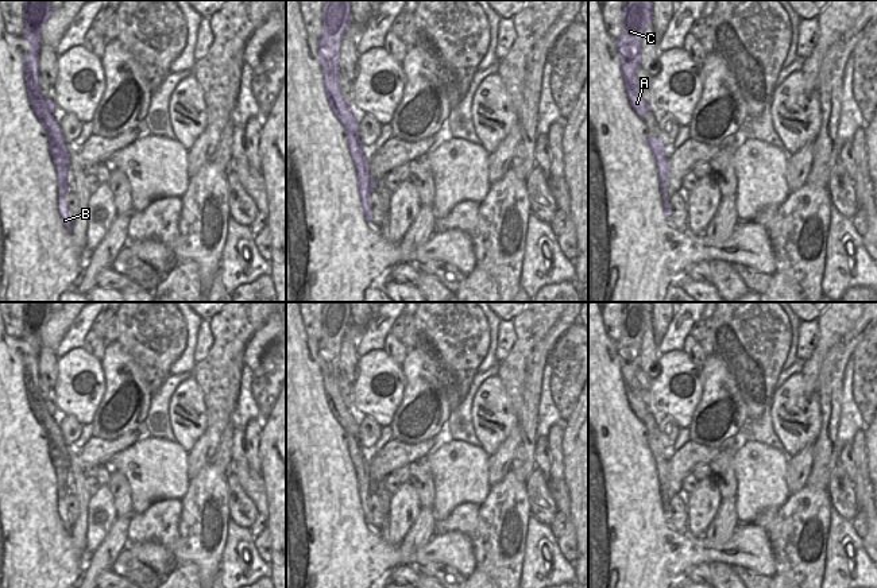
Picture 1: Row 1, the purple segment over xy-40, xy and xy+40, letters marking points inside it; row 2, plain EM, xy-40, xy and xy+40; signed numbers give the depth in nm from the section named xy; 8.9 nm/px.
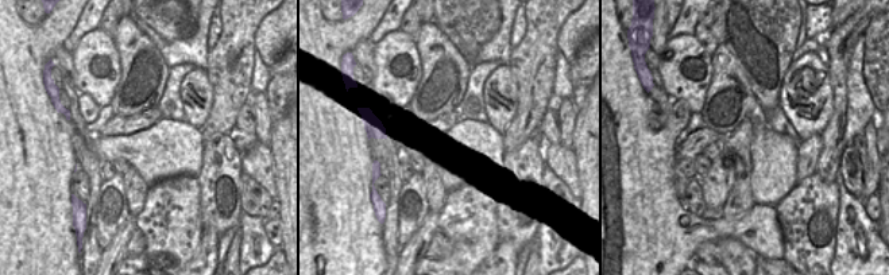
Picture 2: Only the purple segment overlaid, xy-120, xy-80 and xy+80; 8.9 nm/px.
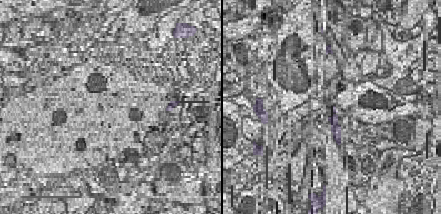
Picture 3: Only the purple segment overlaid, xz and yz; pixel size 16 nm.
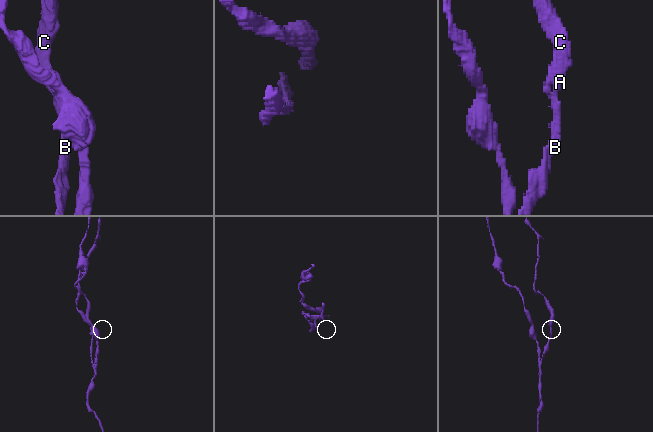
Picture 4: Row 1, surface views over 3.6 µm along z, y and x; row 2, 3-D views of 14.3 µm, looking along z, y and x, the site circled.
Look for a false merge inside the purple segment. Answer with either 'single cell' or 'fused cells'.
fused cells

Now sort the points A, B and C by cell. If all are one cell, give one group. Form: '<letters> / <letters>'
A C / B

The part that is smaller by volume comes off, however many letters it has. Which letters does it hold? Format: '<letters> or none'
A, C

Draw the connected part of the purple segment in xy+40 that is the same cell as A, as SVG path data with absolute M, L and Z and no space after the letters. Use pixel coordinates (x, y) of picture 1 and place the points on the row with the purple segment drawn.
M622 0L622 34L615 40L627 100L640 119L653 111L641 97L637 70L641 67L641 43L646 26L653 22L652 0Z

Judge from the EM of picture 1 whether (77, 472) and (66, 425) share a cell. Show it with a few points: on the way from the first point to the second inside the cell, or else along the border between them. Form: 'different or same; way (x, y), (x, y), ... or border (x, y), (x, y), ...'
different; border (58, 426), (66, 447)

